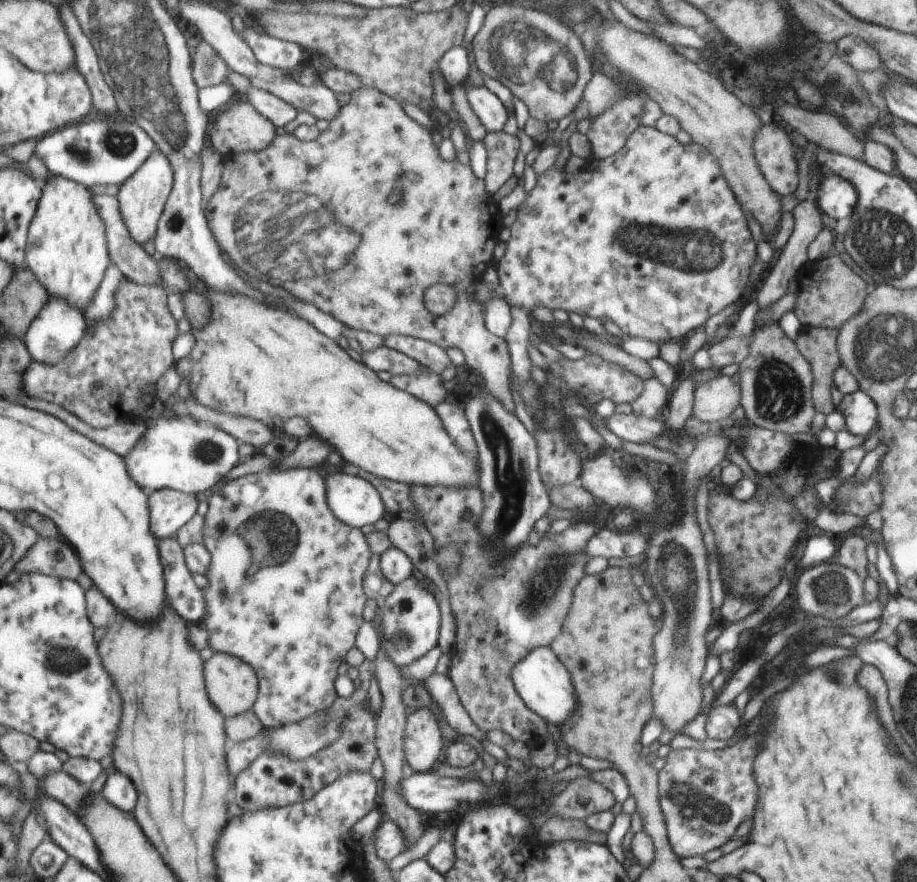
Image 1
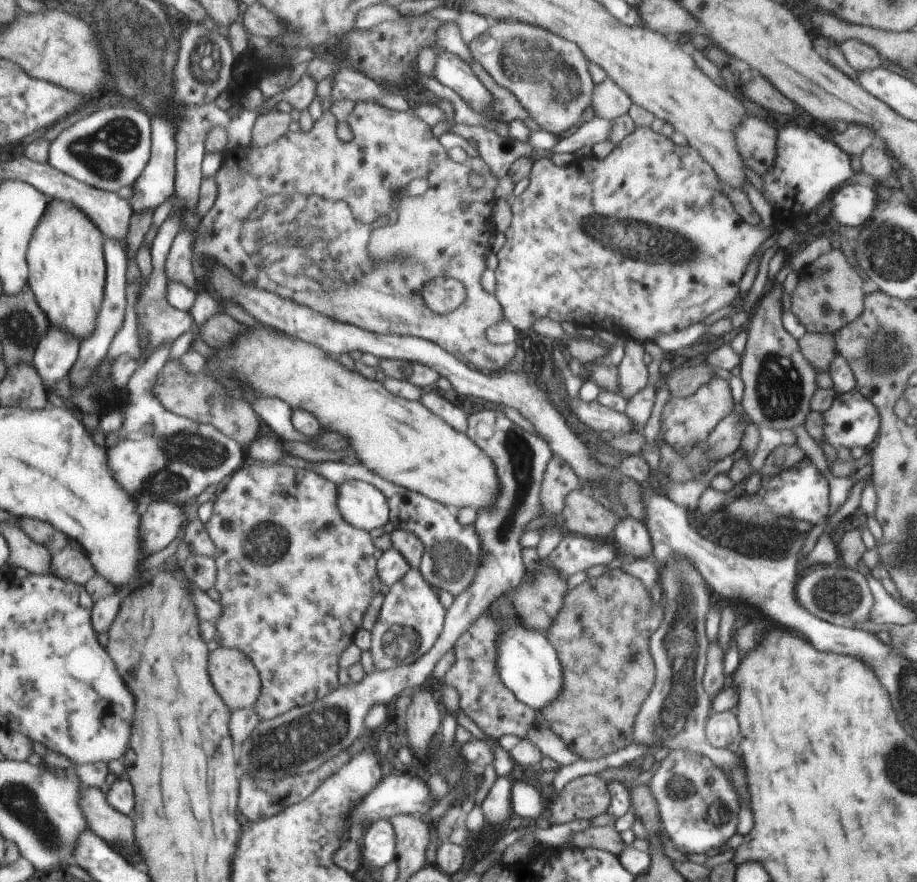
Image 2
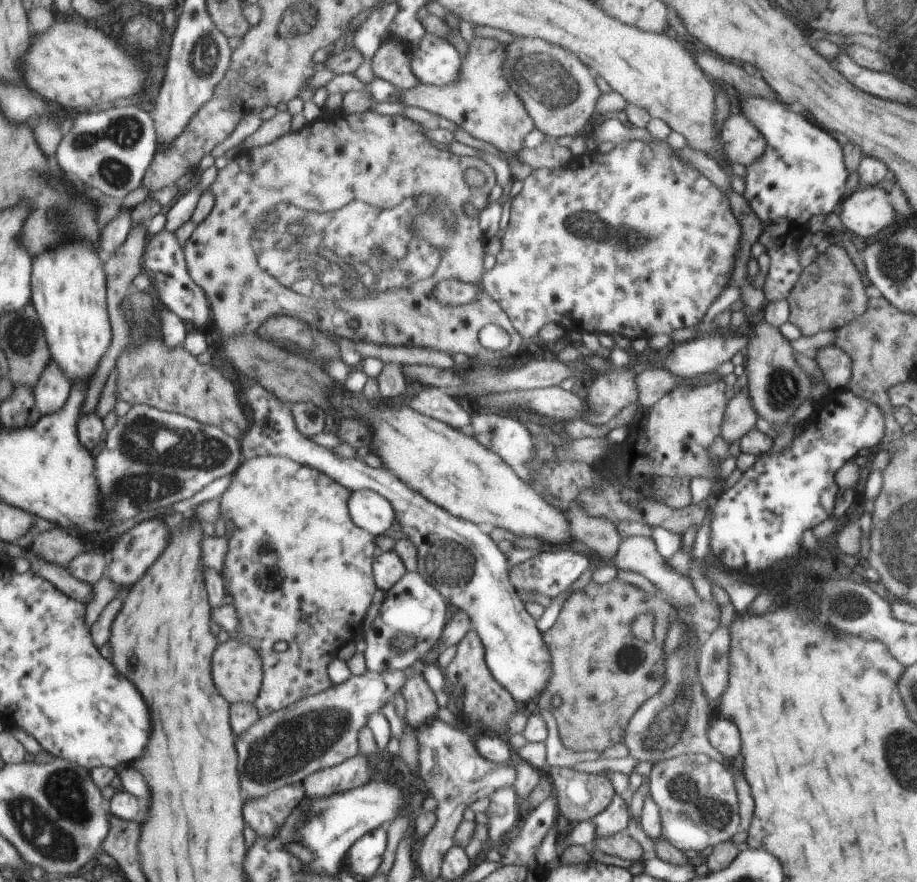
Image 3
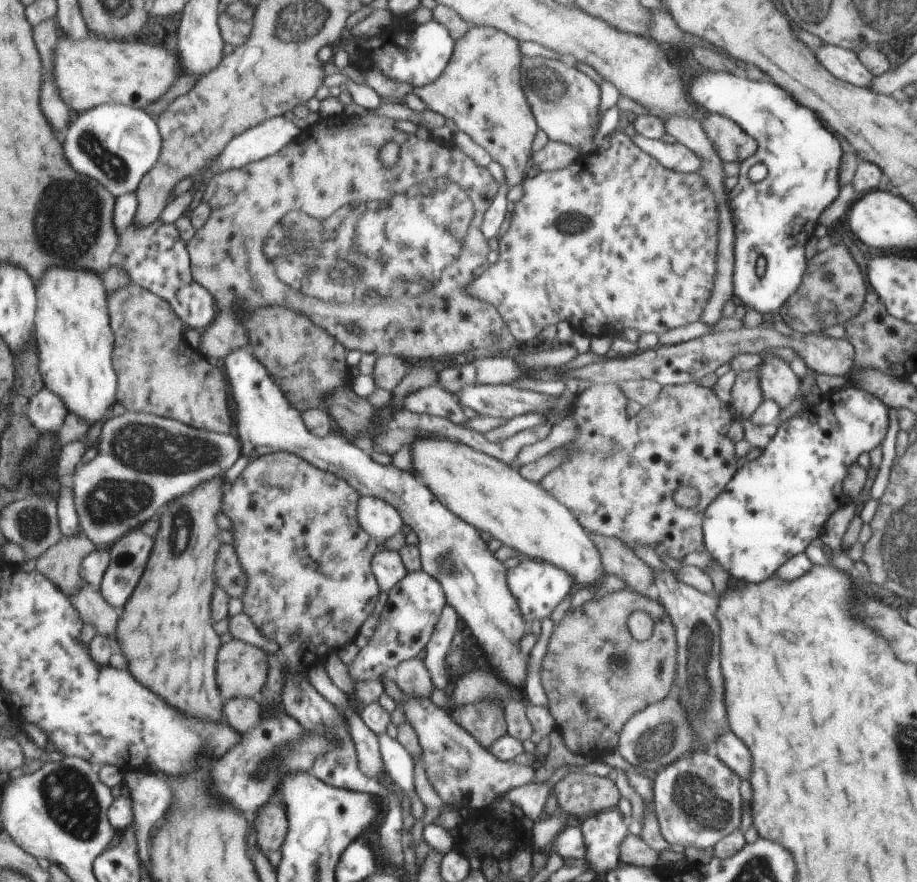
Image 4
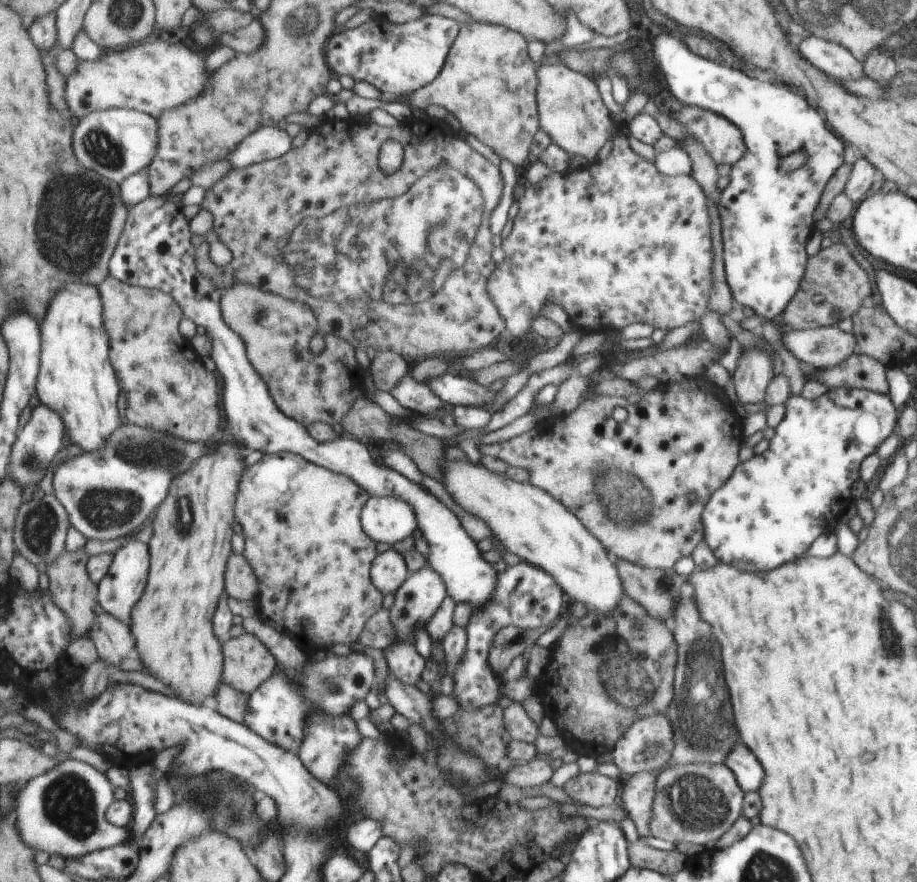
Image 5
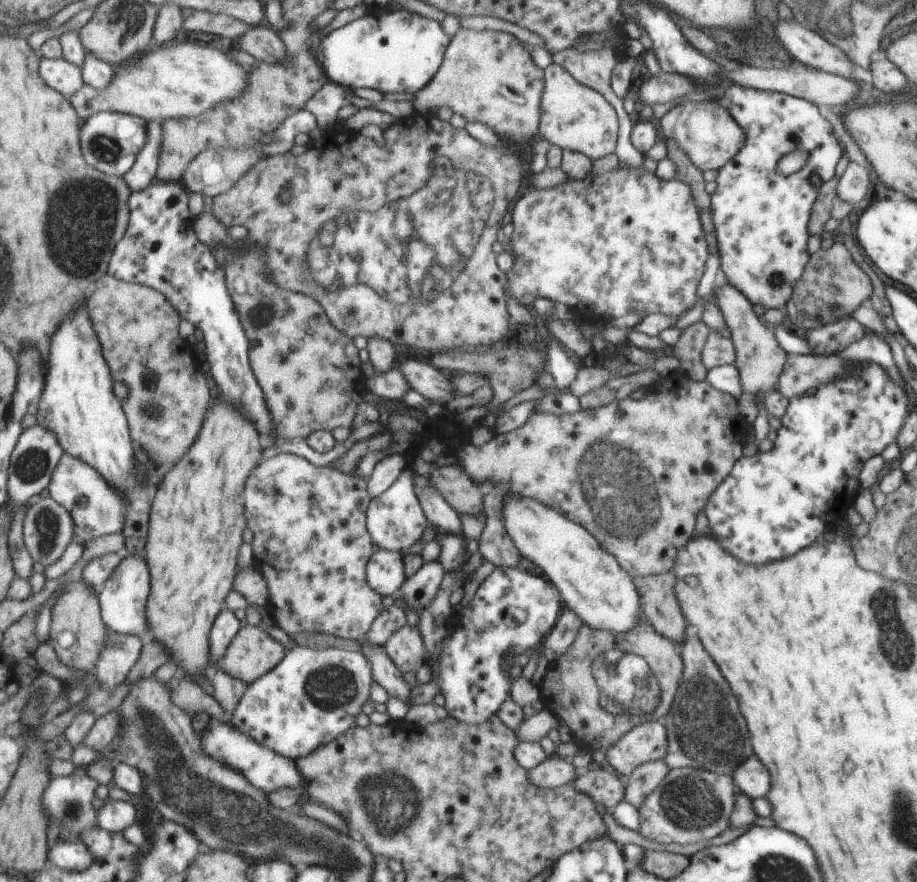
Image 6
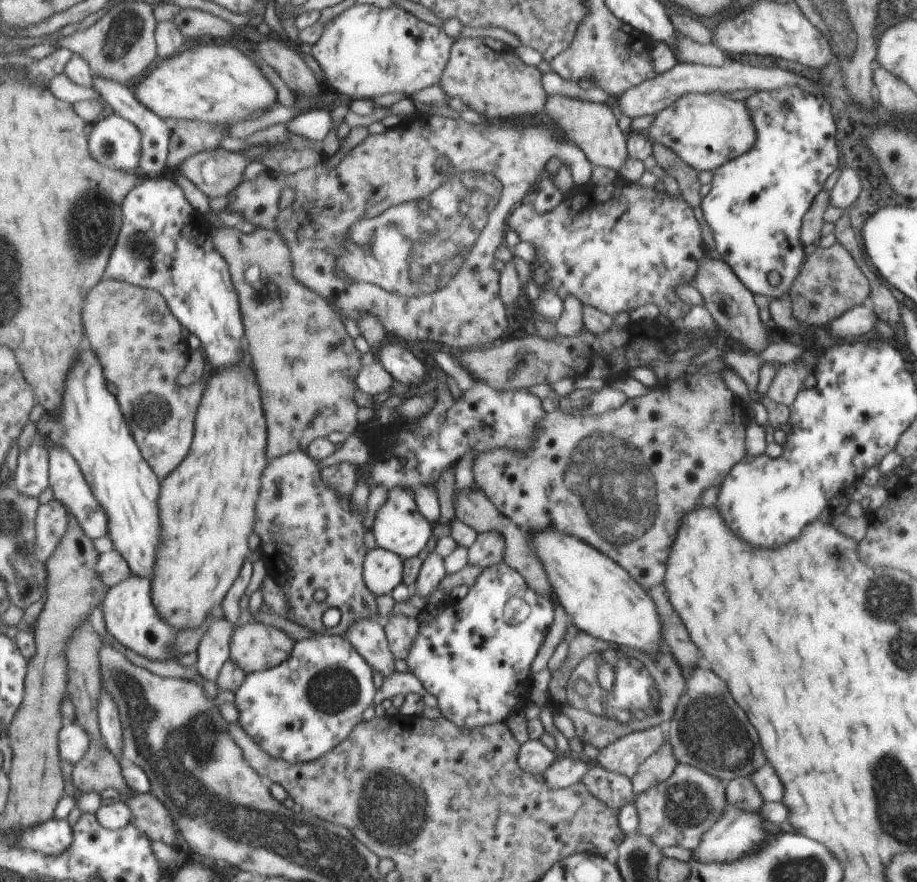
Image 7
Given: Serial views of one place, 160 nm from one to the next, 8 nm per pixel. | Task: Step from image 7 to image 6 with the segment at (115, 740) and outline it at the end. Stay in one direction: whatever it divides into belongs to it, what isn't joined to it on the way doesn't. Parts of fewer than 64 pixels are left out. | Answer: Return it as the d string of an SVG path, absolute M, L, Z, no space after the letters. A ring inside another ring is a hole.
M109 632L94 672L101 689L115 689L126 681L139 661L145 639Z

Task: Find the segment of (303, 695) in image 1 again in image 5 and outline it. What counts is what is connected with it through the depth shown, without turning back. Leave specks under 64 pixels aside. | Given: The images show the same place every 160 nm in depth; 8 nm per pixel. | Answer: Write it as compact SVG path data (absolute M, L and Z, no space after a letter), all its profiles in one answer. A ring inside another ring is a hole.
M289 451L264 455L260 461L247 467L247 472L241 479L236 496L236 520L242 526L242 535L245 540L244 551L241 552L241 555L251 564L251 568L260 582L260 592L257 598L260 616L273 629L295 642L309 658L313 658L319 649L328 650L335 644L358 642L359 633L367 619L378 610L383 609L381 606L385 606L385 594L381 594L381 591L377 590L371 579L372 561L375 560L377 554L381 554L384 546L373 542L360 525L360 510L368 498L368 493L362 487L357 486L347 475L333 472Z

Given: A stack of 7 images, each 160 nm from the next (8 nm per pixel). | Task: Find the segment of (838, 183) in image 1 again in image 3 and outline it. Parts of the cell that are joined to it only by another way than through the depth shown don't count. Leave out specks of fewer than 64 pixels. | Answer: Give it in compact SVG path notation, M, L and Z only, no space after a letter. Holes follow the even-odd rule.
M861 186L838 206L841 224L857 236L871 238L893 224L894 212L883 189Z

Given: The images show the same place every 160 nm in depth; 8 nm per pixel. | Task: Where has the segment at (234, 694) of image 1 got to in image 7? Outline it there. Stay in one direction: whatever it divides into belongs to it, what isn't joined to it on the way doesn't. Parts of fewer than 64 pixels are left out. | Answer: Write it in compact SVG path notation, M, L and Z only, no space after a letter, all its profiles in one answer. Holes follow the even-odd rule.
M249 620L234 631L230 645L230 660L239 664L247 675L279 666L291 657L296 642L283 630Z

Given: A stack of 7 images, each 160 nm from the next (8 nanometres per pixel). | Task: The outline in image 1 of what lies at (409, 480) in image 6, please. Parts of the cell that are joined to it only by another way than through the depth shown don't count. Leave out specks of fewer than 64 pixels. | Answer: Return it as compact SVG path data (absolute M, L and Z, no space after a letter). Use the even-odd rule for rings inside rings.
M342 470L326 477L326 482L329 506L349 526L365 528L365 524L373 524L383 516L382 498L367 479L361 480L359 475L351 476Z

